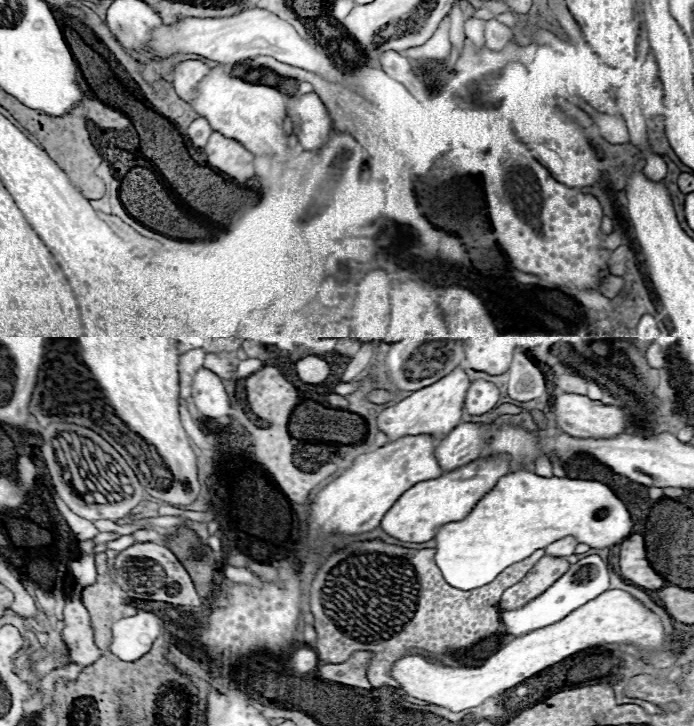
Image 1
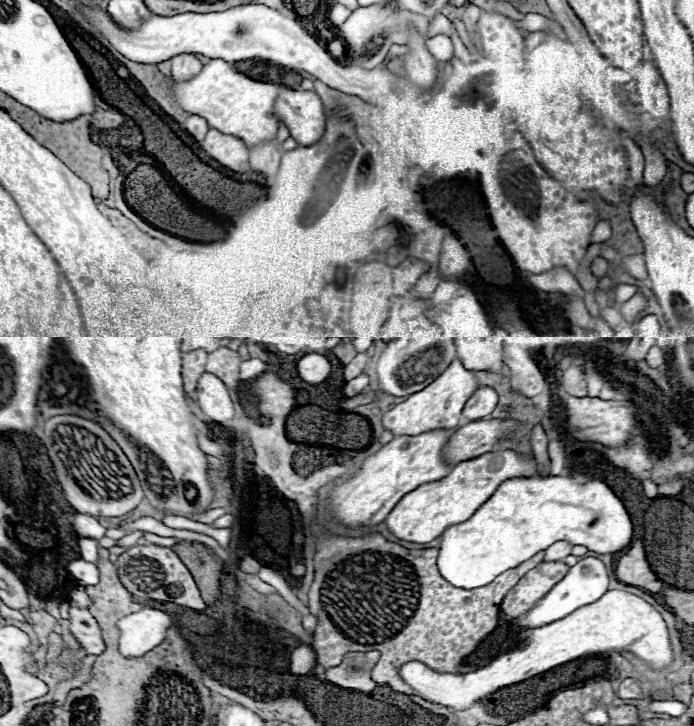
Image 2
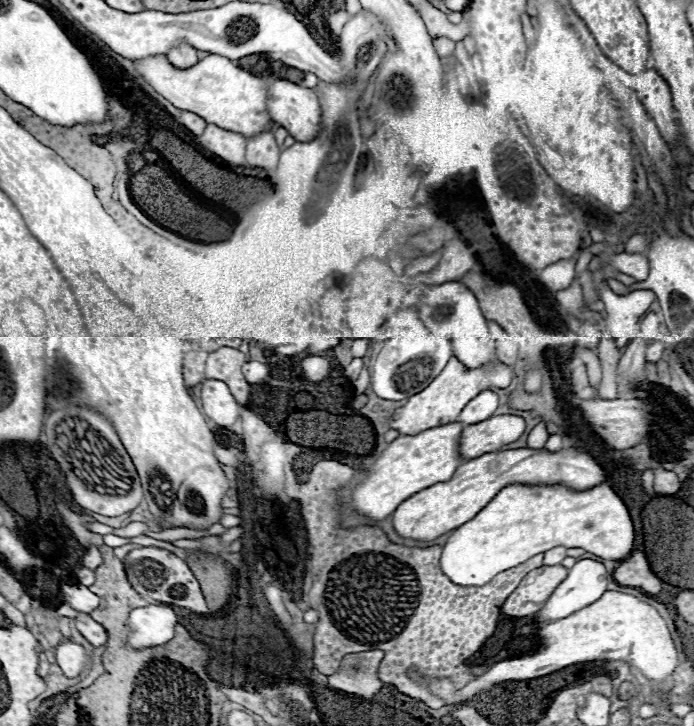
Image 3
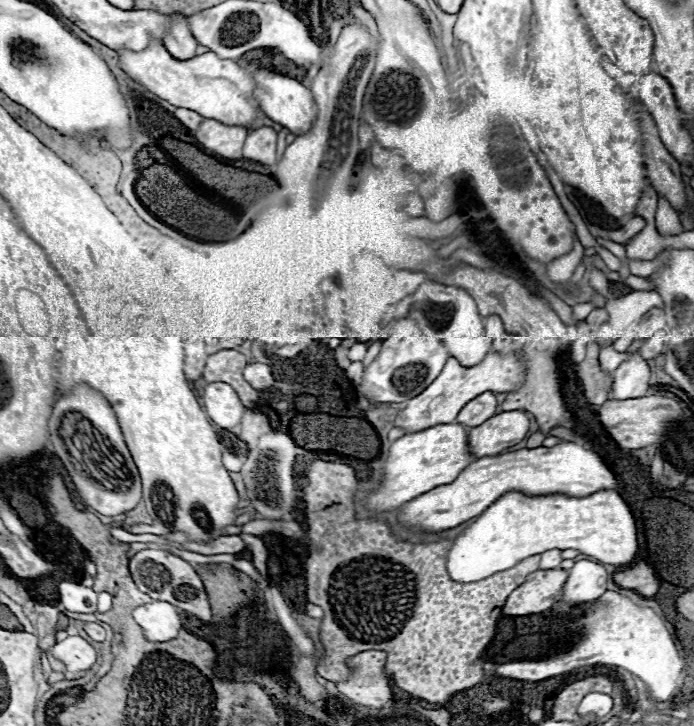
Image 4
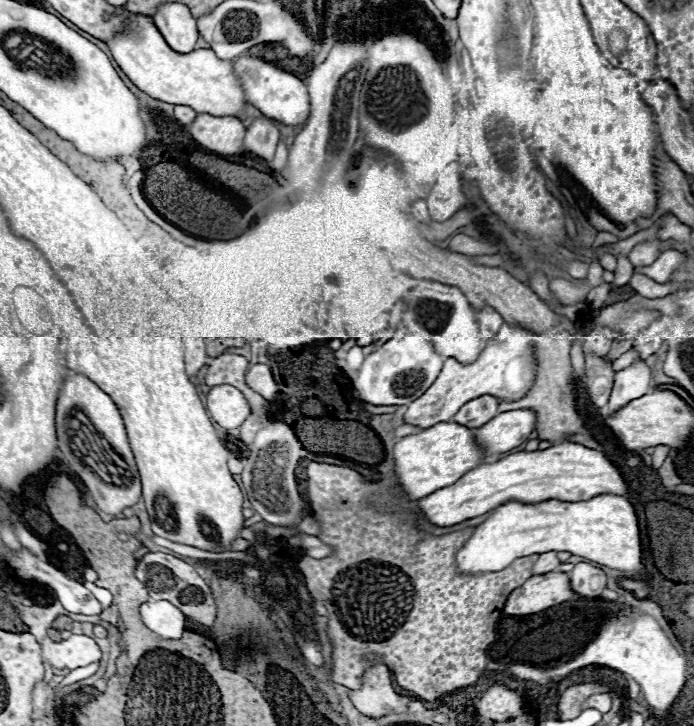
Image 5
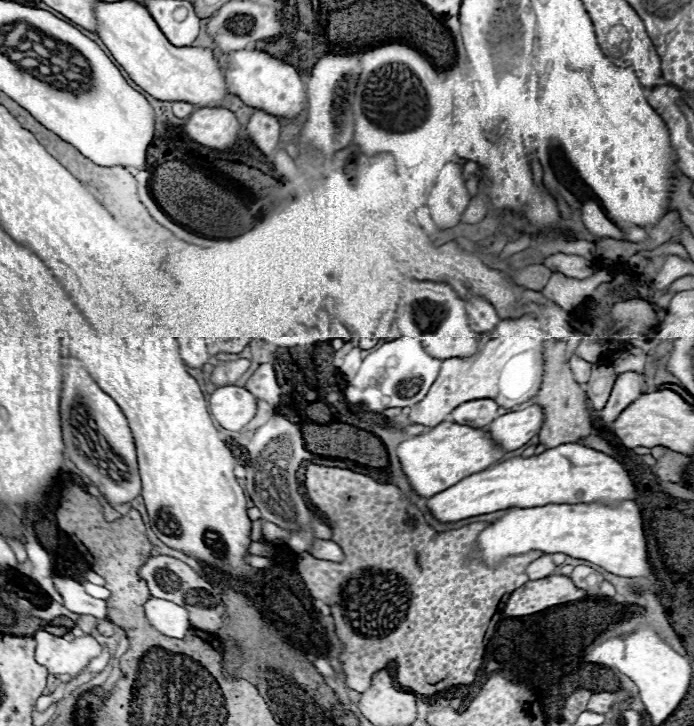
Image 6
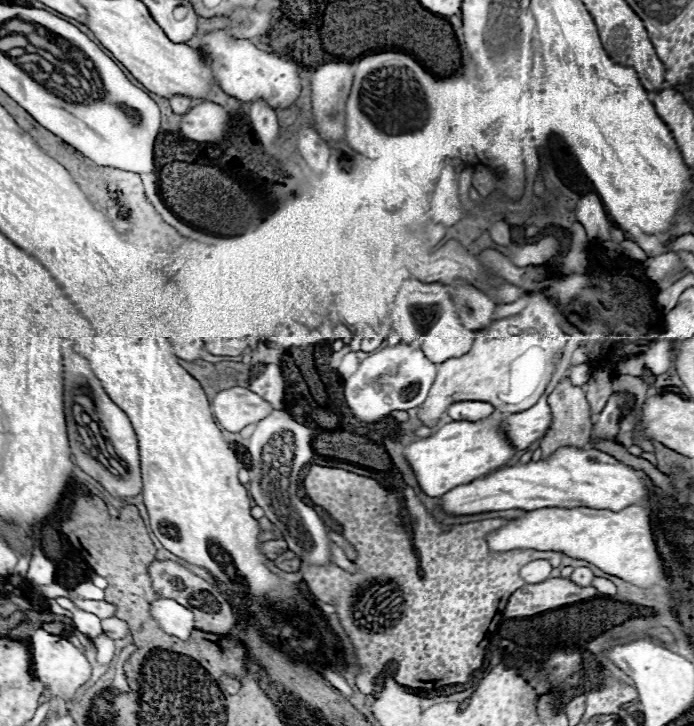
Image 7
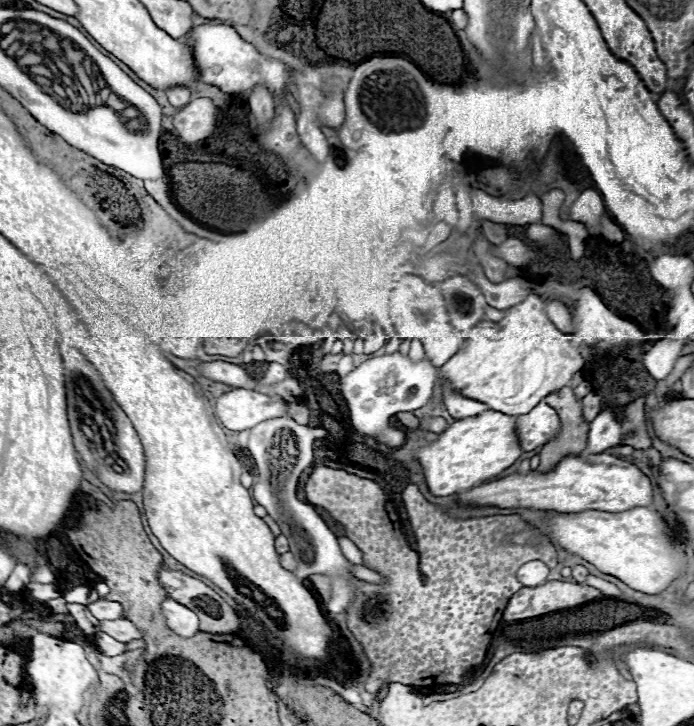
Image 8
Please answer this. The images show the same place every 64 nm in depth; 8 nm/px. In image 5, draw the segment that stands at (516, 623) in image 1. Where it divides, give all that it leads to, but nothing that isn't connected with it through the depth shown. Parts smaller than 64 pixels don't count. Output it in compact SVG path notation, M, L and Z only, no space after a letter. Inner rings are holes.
M580 562L570 572L570 586L578 596L596 598L606 588L606 574L586 562Z

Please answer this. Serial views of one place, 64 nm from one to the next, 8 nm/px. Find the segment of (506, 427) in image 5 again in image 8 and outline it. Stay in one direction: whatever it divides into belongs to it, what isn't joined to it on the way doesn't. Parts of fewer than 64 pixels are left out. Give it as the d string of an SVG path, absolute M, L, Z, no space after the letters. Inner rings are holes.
M544 400L528 414L518 416L518 436L526 452L544 446L544 442L550 442L556 434L560 434L560 418Z

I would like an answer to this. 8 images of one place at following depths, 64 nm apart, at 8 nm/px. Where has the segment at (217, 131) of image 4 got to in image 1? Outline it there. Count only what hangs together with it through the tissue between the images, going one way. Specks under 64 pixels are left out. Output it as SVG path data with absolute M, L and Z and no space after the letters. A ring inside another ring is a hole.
M212 132L208 144L204 146L204 154L208 158L210 168L226 172L240 186L246 184L246 178L254 176L252 152L248 152L248 176L246 176L246 148L236 140L222 136L220 132Z

